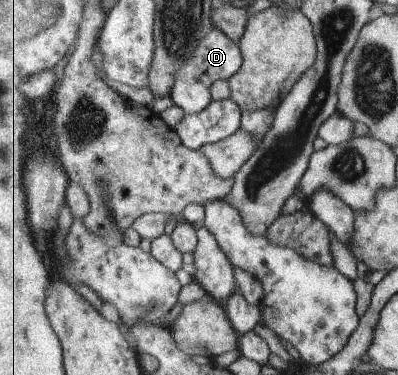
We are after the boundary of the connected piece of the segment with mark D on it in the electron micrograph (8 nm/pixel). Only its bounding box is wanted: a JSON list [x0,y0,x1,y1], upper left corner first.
[170,24,241,114]

